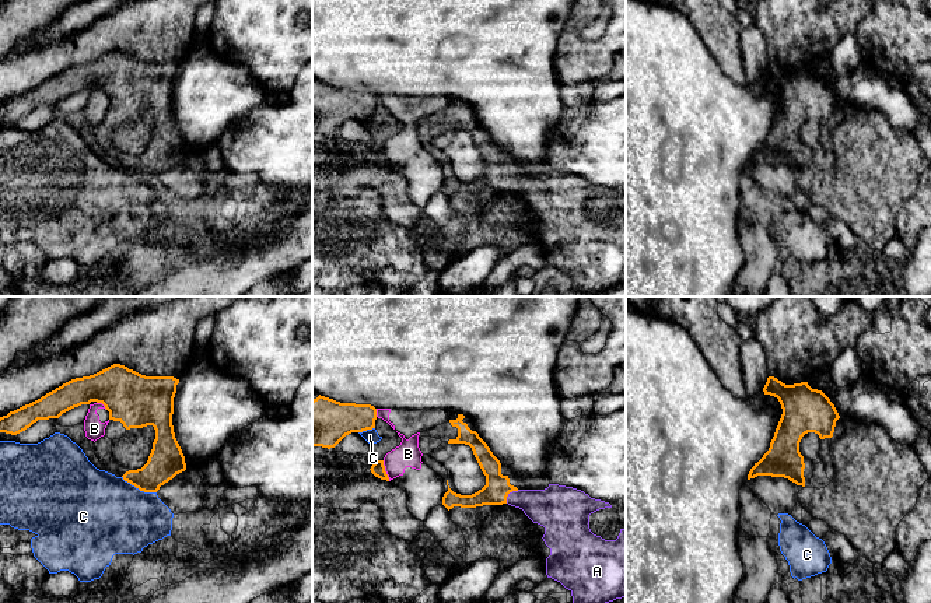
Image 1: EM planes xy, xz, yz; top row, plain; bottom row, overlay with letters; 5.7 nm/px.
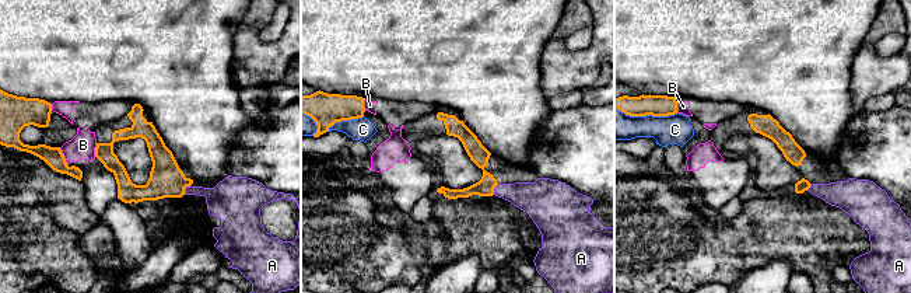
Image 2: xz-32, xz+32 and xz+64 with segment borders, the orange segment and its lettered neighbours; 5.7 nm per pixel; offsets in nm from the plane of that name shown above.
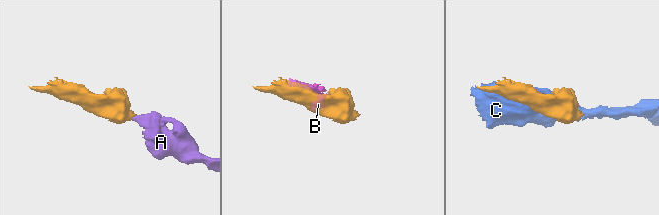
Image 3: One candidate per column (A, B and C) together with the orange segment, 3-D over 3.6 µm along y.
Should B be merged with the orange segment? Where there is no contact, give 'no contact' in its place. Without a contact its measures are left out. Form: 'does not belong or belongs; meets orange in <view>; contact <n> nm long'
does not belong; meets orange in xz; contact 130 nm long

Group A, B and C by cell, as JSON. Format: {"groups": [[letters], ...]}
{"groups": [["A"], ["B"], ["C"]]}

